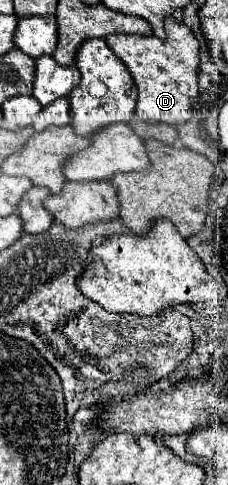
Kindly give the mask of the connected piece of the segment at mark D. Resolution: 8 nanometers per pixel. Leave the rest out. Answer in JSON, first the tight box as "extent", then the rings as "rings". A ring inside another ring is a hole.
{"extent":[106,17,200,125],"rings":[[[168,17],[166,21],[166,37],[158,39],[156,35],[110,35],[106,37],[108,47],[126,63],[136,87],[138,87],[138,103],[136,115],[142,121],[180,125],[192,117],[192,99],[198,97],[198,69],[200,43],[192,35],[190,27]]]}

